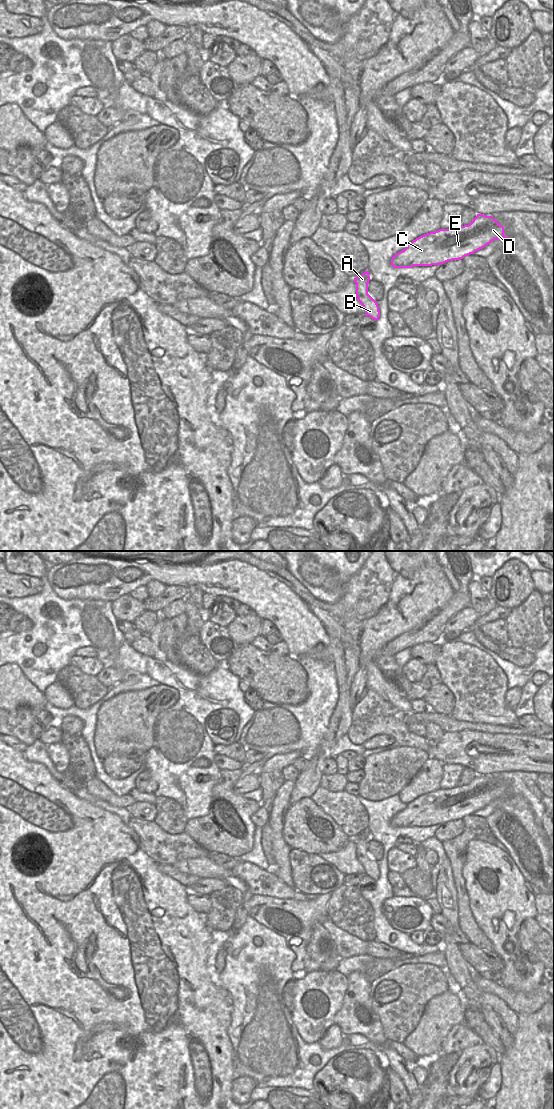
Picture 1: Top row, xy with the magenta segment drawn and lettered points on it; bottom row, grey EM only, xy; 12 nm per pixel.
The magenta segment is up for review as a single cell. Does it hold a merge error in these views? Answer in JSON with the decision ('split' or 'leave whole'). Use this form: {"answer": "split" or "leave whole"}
{"answer": "leave whole"}

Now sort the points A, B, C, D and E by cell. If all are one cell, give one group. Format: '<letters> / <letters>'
A B C D E

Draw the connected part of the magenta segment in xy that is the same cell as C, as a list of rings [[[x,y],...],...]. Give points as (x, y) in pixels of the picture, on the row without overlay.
[[[477,774],[468,785],[439,789],[416,798],[392,817],[391,825],[394,828],[442,825],[474,814],[501,798],[510,798],[504,795],[504,787],[492,776]]]

